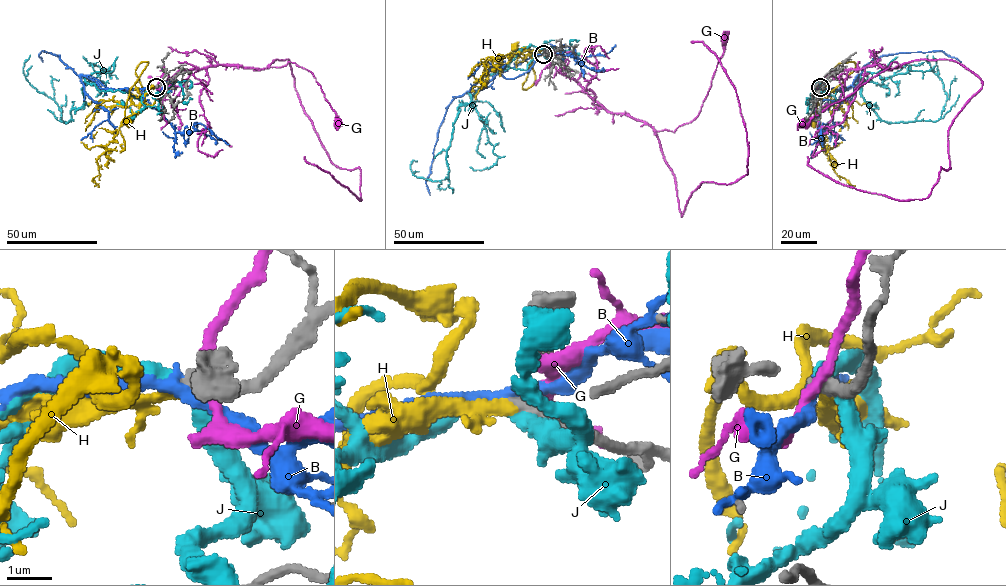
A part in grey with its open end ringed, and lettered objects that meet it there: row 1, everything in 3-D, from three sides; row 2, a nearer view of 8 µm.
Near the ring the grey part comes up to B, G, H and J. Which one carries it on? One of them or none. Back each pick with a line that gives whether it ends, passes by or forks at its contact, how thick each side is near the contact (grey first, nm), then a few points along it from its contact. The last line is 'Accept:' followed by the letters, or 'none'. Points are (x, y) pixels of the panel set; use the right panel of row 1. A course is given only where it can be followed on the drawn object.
H: it passes by; 240 nm thick on the grey side, 170 nm on the other
Accept: H

